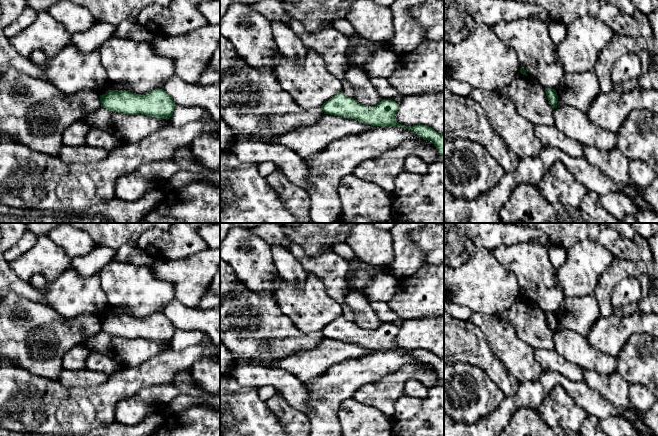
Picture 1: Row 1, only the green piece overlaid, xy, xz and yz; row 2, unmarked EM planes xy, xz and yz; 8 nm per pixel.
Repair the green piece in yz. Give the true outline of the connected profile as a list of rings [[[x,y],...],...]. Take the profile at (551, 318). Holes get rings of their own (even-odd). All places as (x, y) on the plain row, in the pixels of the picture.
[[[545,311],[546,320],[553,333],[557,332],[558,319],[555,313]]]

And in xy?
[[[155,313],[146,320],[126,314],[108,314],[100,319],[101,331],[127,339],[146,339],[168,344],[176,330],[163,314]]]

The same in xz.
[[[341,315],[326,325],[321,332],[325,338],[355,343],[367,349],[409,353],[424,364],[433,367],[438,377],[444,381],[444,359],[426,349],[399,348],[395,343],[398,330],[393,324],[383,323],[377,329],[369,332]]]

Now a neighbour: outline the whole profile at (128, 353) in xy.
[[[100,331],[84,345],[89,352],[97,352],[115,360],[122,368],[133,368],[165,352],[166,343],[146,339],[127,339]]]

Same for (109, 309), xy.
[[[108,305],[105,309],[96,313],[99,319],[105,318],[108,314],[126,314],[132,316],[128,310],[121,307],[113,307]]]

